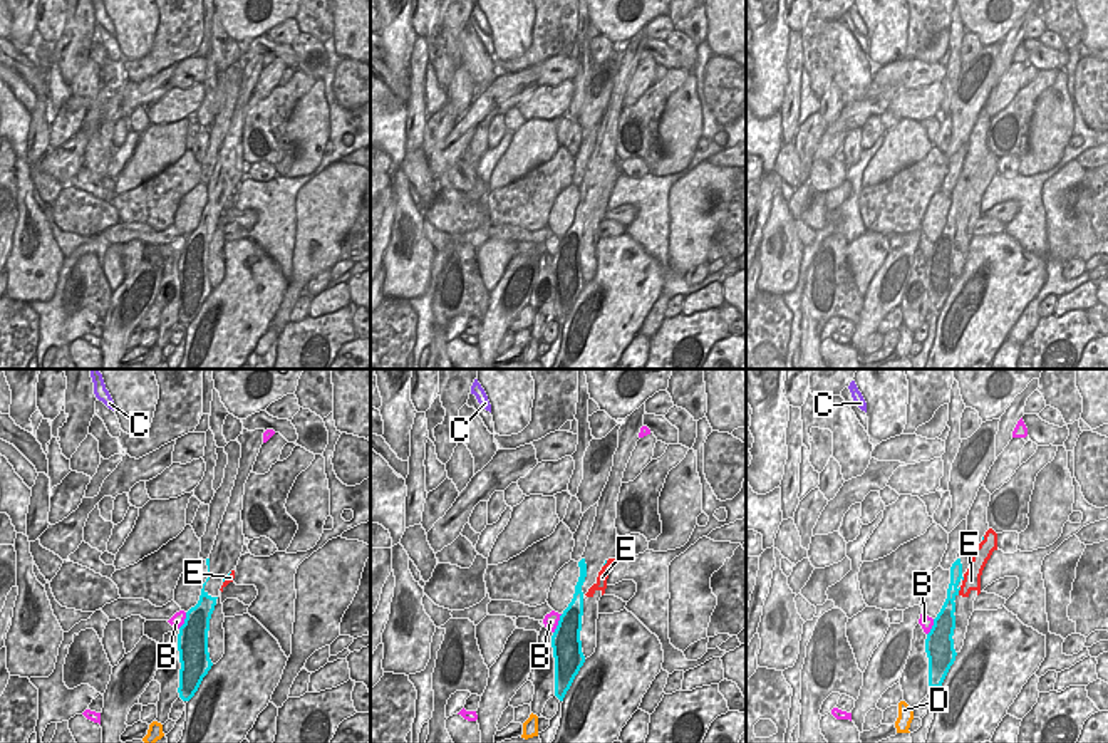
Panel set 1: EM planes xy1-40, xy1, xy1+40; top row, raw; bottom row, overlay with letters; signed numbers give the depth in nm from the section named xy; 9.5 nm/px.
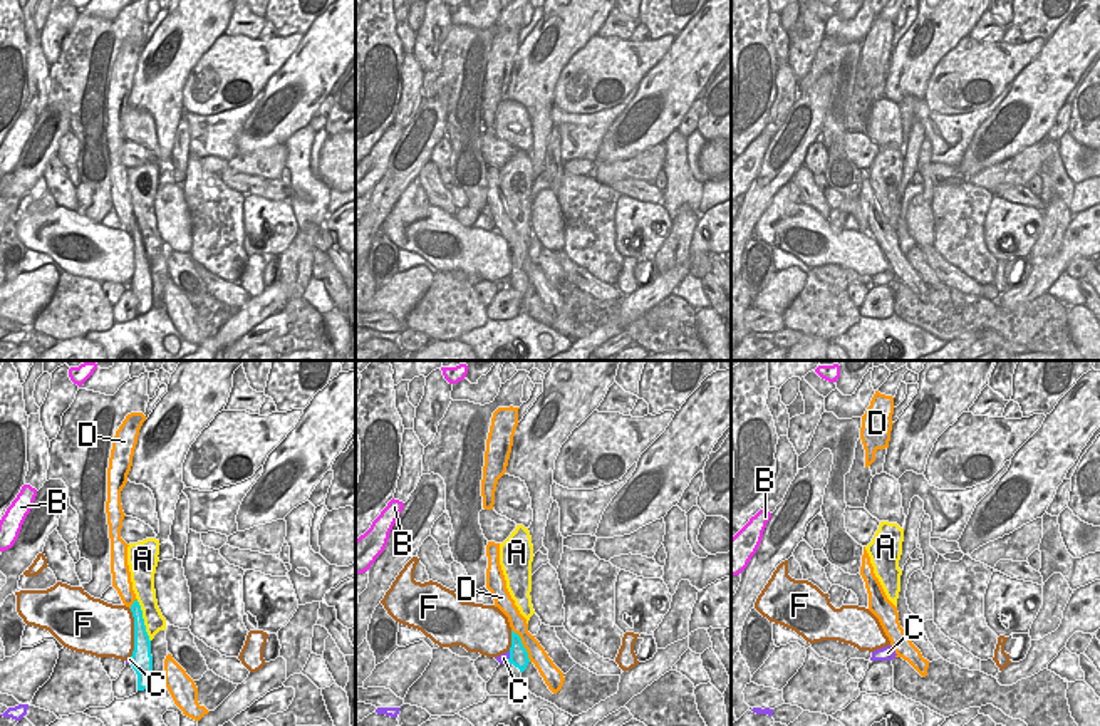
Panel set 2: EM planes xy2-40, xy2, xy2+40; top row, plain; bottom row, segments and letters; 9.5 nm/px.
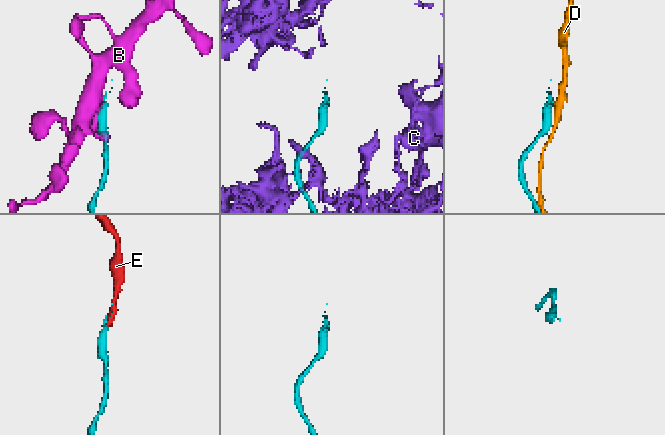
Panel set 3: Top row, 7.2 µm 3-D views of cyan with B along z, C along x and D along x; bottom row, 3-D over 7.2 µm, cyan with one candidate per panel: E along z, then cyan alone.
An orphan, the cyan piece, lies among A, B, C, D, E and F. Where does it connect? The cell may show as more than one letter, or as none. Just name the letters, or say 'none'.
none

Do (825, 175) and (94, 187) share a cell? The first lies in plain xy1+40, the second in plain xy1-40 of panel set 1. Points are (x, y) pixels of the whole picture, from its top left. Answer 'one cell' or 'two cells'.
one cell

